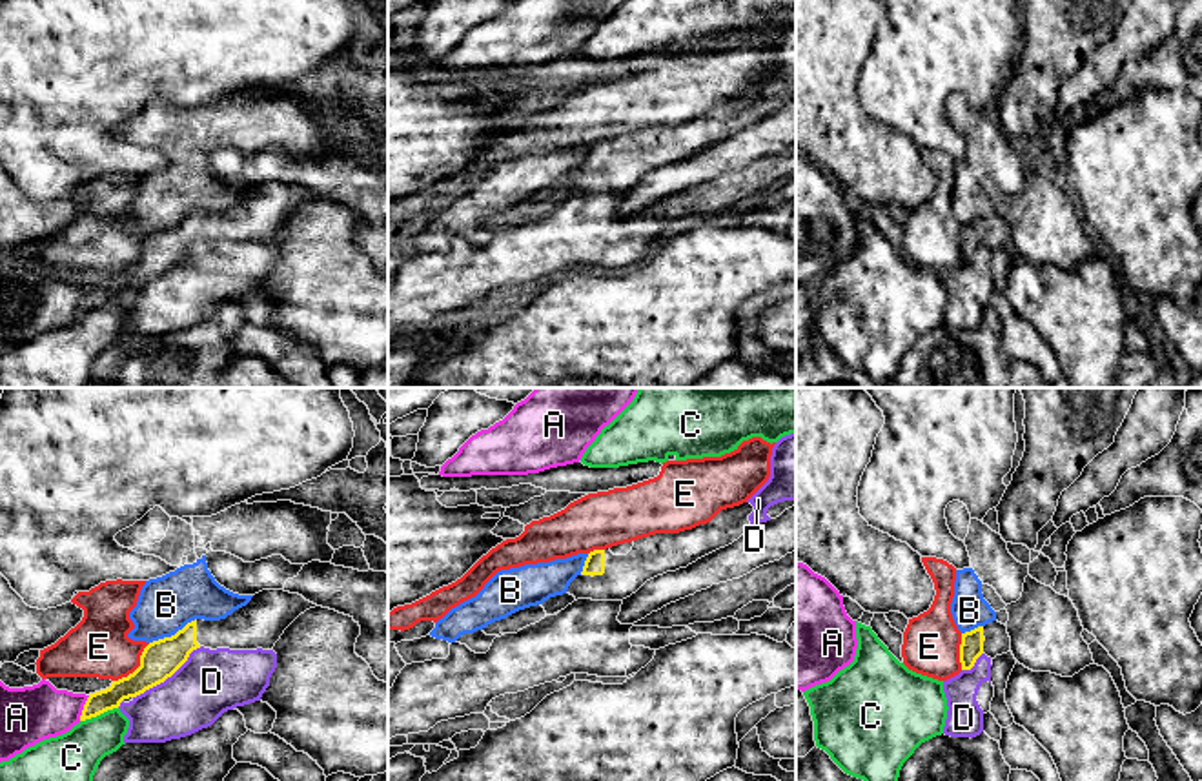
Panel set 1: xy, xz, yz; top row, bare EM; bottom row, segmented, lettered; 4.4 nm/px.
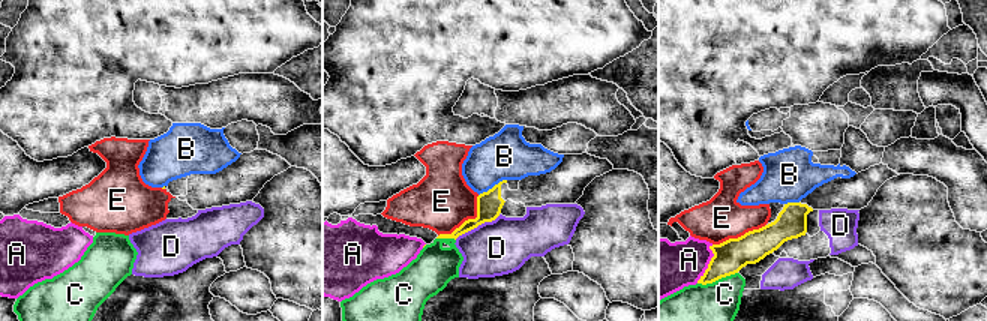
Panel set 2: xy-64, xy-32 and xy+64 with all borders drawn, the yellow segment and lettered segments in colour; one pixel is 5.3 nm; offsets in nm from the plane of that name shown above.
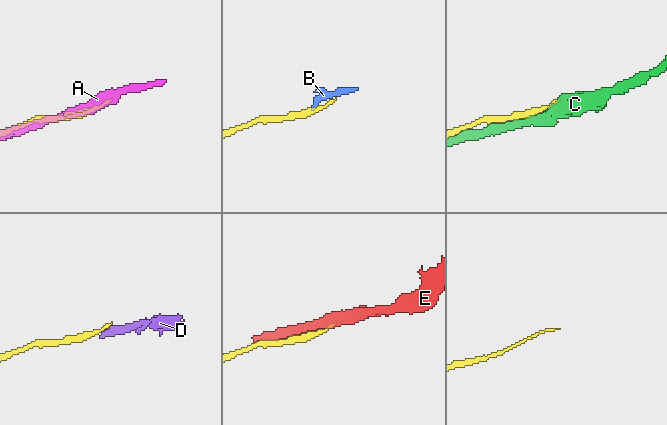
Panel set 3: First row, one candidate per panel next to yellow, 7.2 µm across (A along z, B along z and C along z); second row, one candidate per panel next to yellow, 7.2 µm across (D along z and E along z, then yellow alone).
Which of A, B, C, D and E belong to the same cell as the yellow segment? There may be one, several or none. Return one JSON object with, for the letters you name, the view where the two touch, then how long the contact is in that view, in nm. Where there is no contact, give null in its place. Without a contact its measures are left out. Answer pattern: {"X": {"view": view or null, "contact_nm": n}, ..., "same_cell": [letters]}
{"same_cell": []}

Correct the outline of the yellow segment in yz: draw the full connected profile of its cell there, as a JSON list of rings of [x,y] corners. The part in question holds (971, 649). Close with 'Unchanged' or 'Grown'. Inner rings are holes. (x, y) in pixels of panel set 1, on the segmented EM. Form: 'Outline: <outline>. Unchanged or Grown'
Outline: [[[998,621],[962,634],[960,644],[962,670],[971,670],[982,654],[994,659],[996,655],[1007,652],[1011,652],[1011,637],[1007,634],[1007,626]]]. Grown

